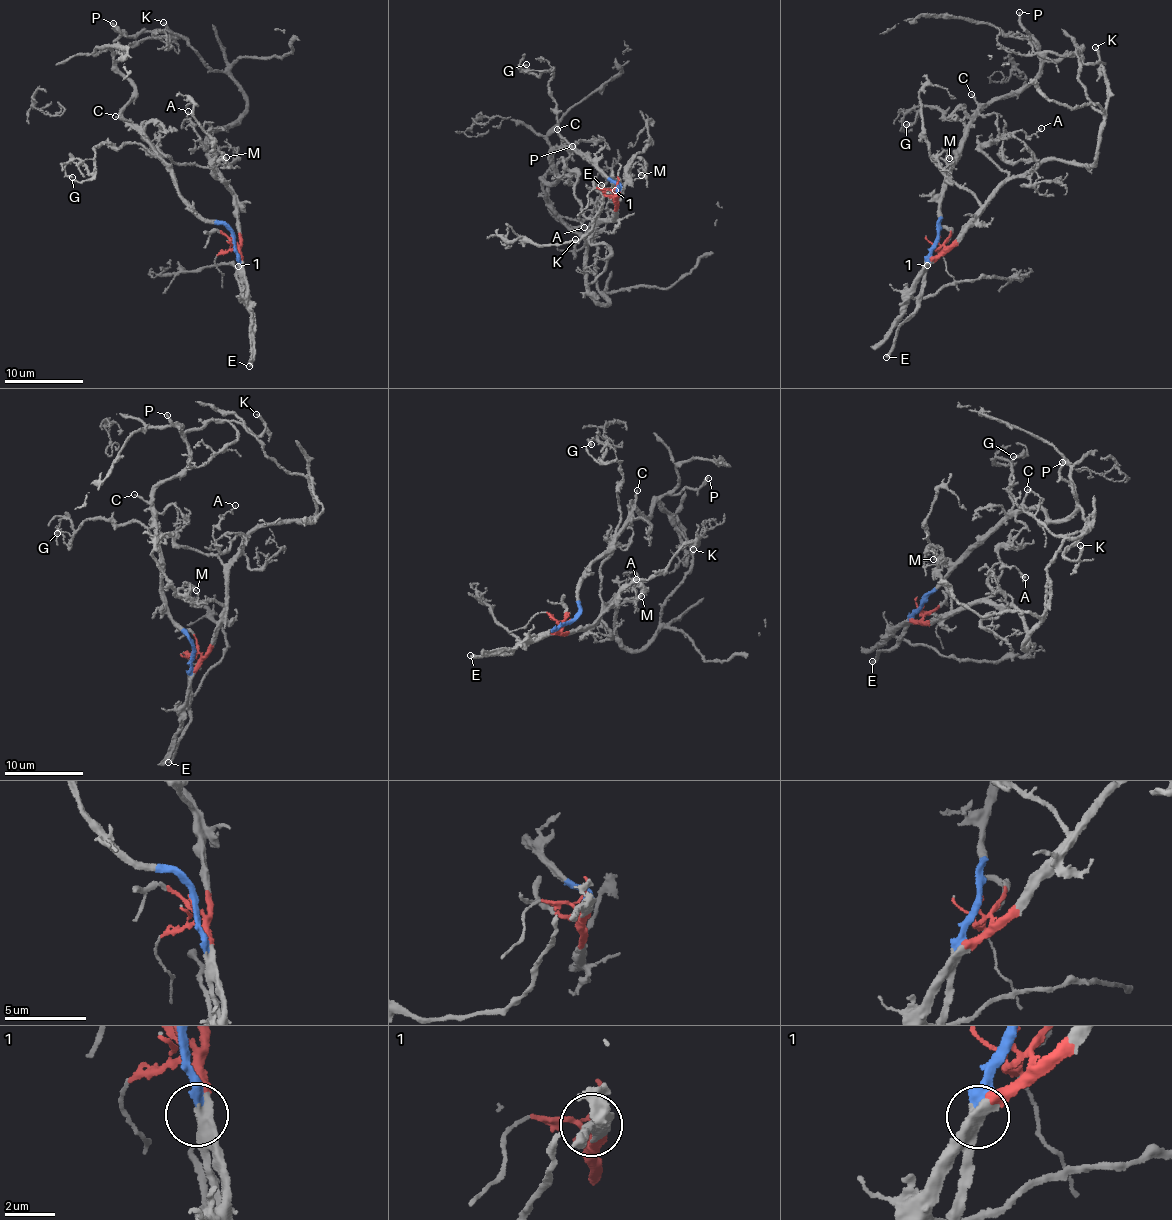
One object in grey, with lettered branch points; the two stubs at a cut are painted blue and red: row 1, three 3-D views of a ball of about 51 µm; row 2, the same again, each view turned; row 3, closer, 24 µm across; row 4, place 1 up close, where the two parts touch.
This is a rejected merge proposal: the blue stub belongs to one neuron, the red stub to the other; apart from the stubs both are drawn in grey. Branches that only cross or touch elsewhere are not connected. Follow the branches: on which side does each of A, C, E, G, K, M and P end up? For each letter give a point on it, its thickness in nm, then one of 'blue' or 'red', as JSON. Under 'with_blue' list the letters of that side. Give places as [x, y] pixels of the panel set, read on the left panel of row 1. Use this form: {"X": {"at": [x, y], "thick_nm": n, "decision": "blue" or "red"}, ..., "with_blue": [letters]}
{"A": {"at": [188, 111], "thick_nm": 110, "decision": "red"}, "C": {"at": [115, 116], "thick_nm": 190, "decision": "blue"}, "E": {"at": [249, 366], "thick_nm": 280, "decision": "blue"}, "G": {"at": [72, 177], "thick_nm": 160, "decision": "blue"}, "K": {"at": [163, 22], "thick_nm": 240, "decision": "blue"}, "M": {"at": [226, 157], "thick_nm": 190, "decision": "red"}, "P": {"at": [113, 23], "thick_nm": 240, "decision": "blue"}, "with_blue": ["C", "E", "G", "K", "P"]}

